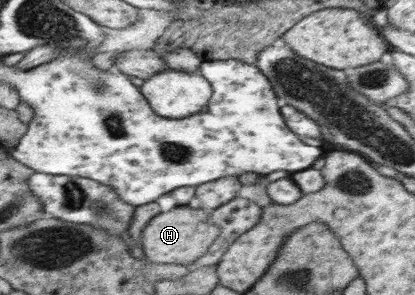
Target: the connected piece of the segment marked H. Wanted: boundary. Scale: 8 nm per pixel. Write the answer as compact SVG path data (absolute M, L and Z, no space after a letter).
M188 206L172 208L170 212L156 214L144 228L142 228L141 248L144 256L152 263L171 265L187 265L198 260L210 245L217 240L221 228L214 224L206 224L208 214L196 214Z

